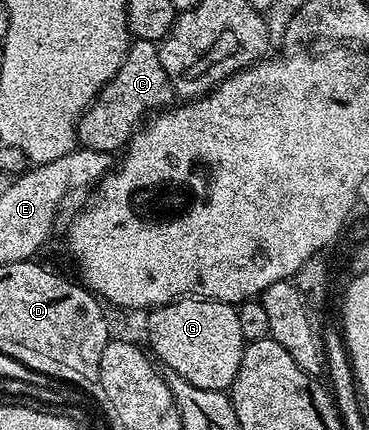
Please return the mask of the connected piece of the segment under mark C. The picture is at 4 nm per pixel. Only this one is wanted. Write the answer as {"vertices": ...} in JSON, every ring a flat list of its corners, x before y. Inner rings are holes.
{"vertices":[[134,39,115,78,103,86,89,109,79,118,77,143,87,150,120,153,150,114,170,107,174,100,175,93,167,78,167,70,163,70,163,62,159,62,158,45,151,40]]}

